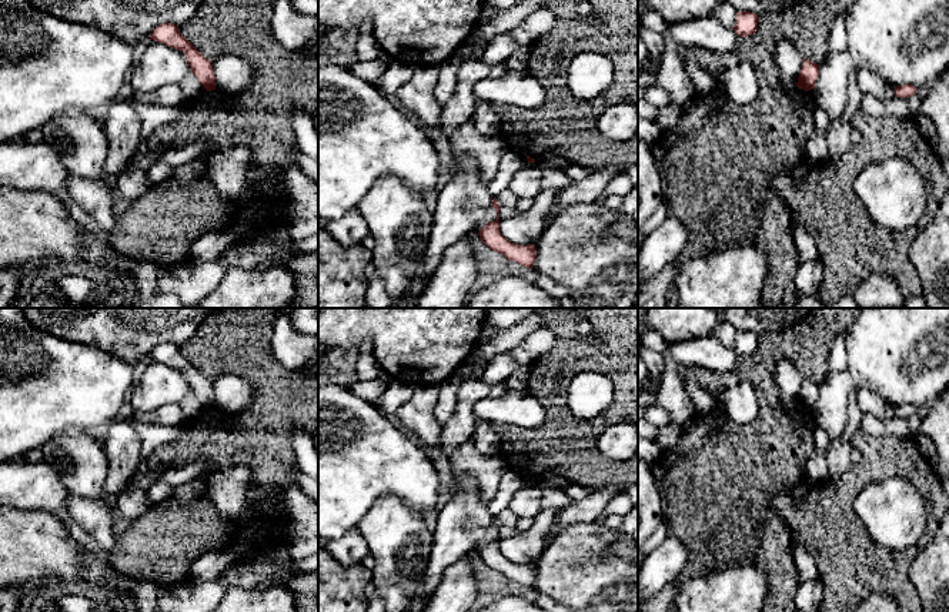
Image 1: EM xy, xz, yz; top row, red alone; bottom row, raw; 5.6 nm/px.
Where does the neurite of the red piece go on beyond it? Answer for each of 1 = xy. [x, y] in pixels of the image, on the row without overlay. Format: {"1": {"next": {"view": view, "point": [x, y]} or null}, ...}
{"1": {"next": null}}

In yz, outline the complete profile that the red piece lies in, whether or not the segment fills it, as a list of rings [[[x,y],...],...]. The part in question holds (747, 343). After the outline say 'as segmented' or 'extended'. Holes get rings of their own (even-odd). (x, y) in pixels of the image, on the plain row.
[[[738,331],[734,350],[739,357],[752,355],[758,350],[758,341],[759,341],[759,337],[755,332]]]; as segmented

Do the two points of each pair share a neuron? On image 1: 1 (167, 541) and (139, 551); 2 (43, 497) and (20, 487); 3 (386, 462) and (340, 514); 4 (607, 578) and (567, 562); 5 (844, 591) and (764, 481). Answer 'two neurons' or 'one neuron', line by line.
1: one neuron
2: one neuron
3: one neuron
4: one neuron
5: two neurons

